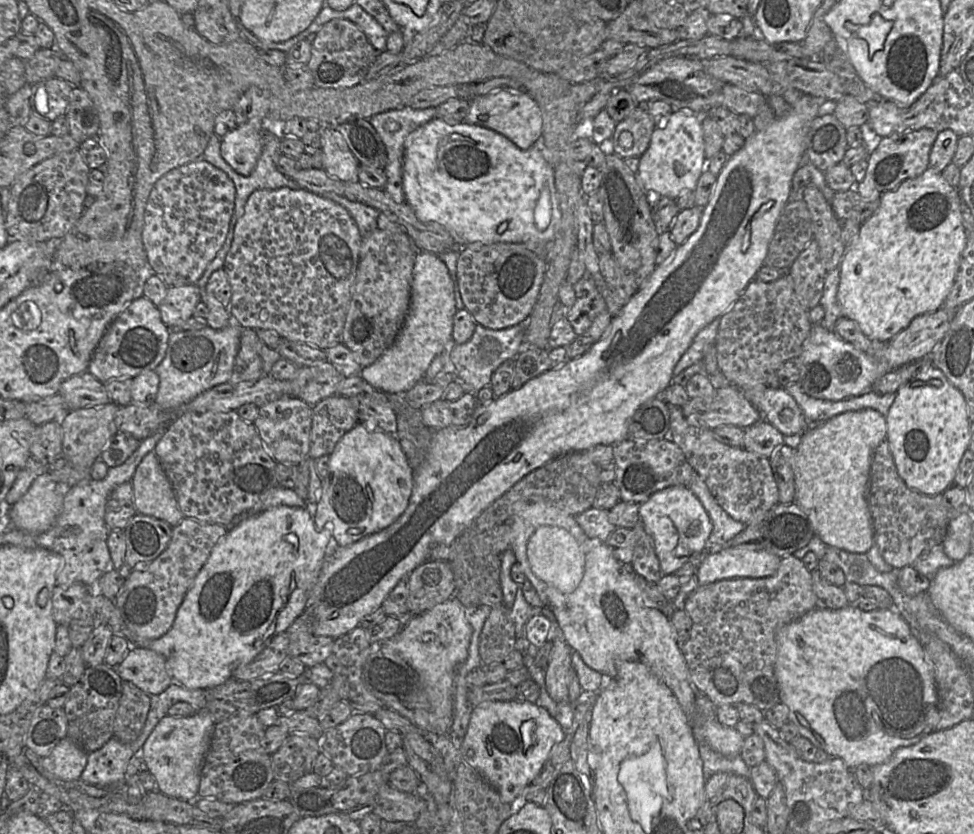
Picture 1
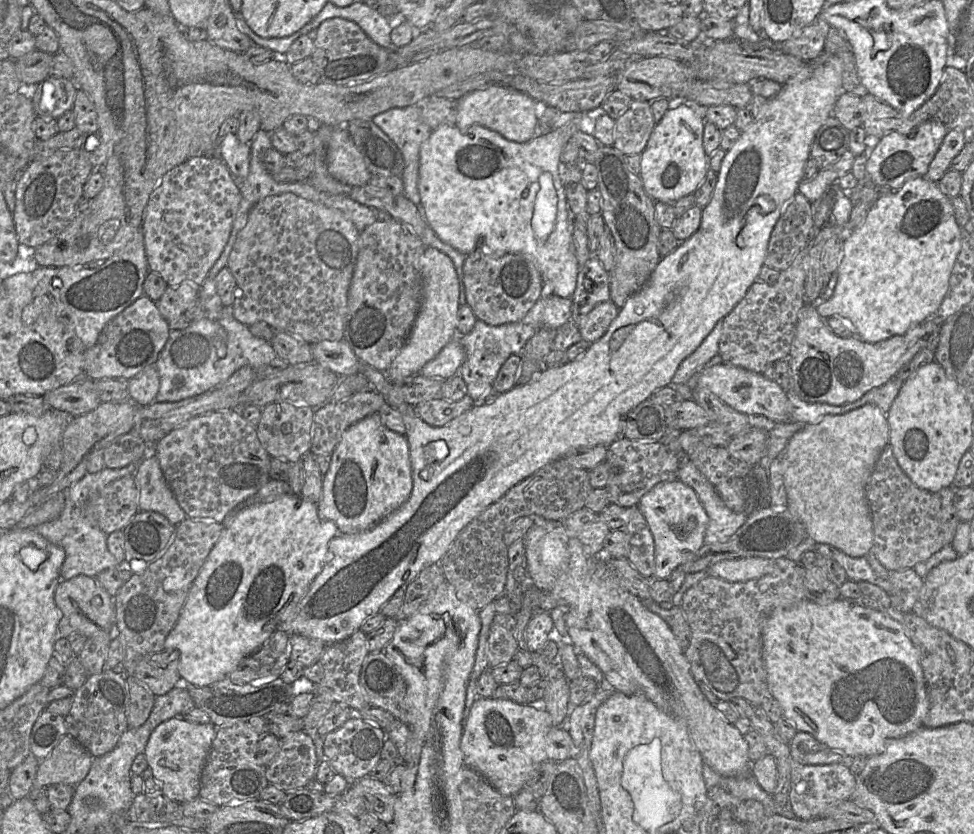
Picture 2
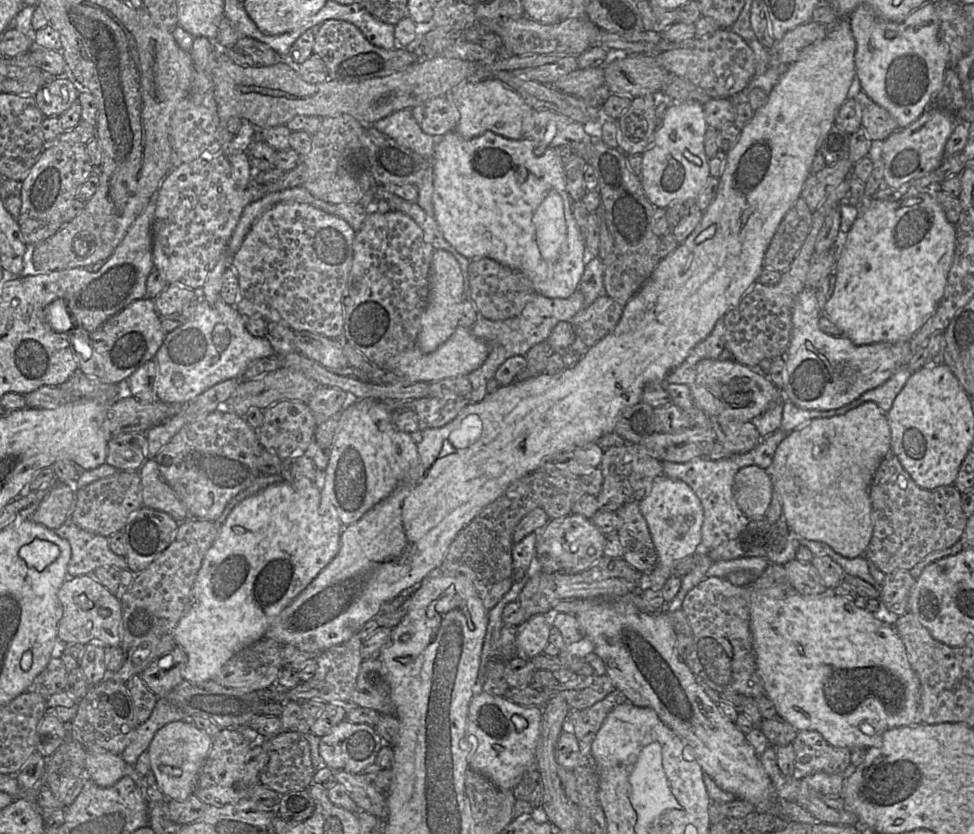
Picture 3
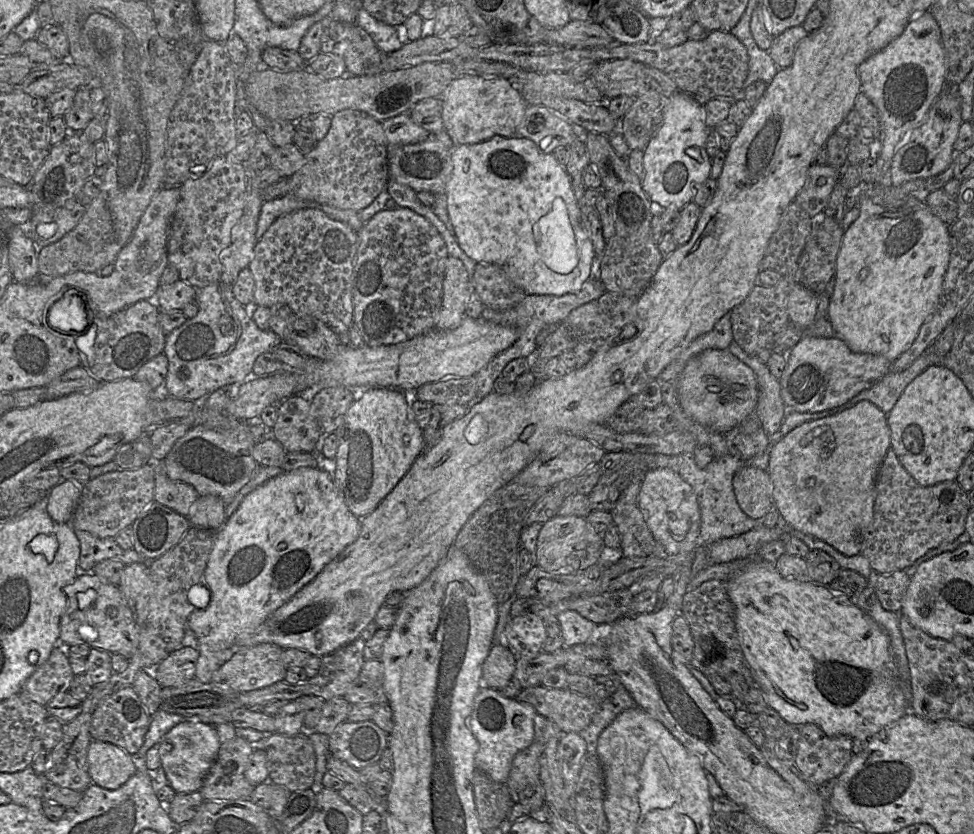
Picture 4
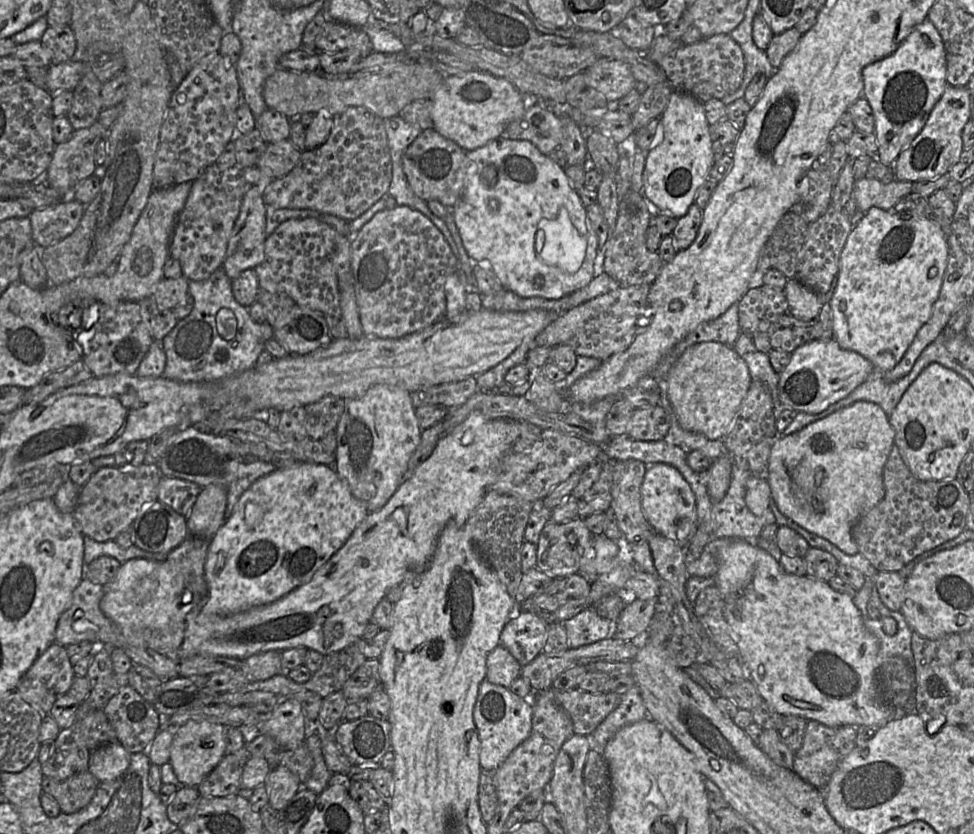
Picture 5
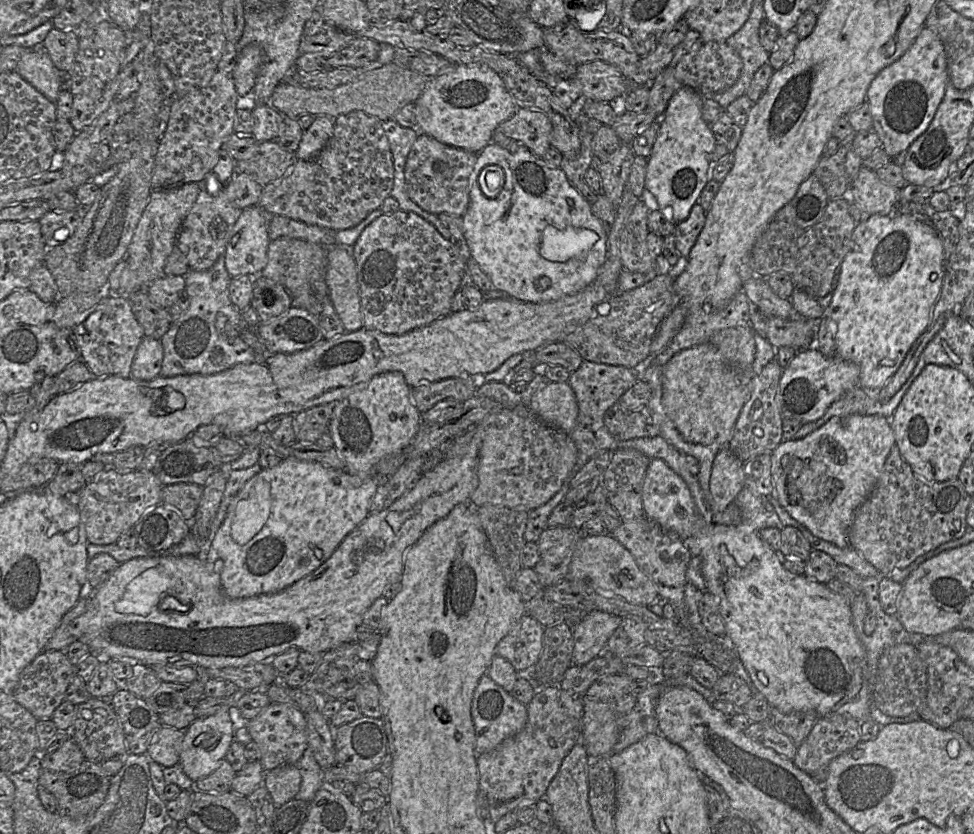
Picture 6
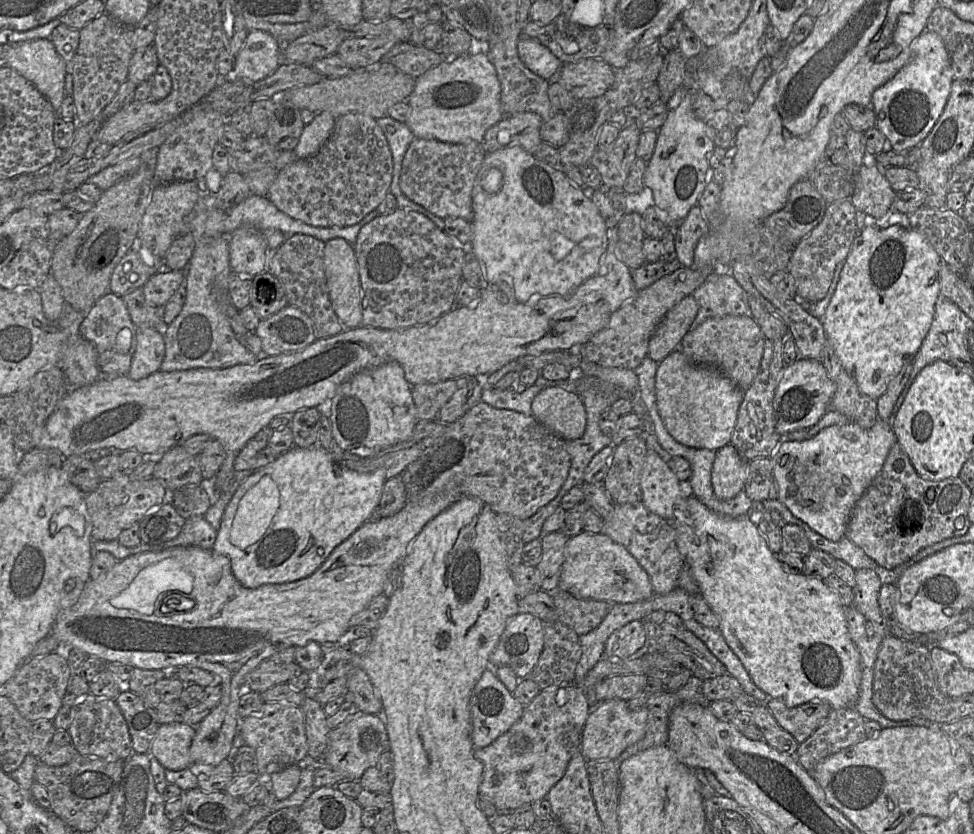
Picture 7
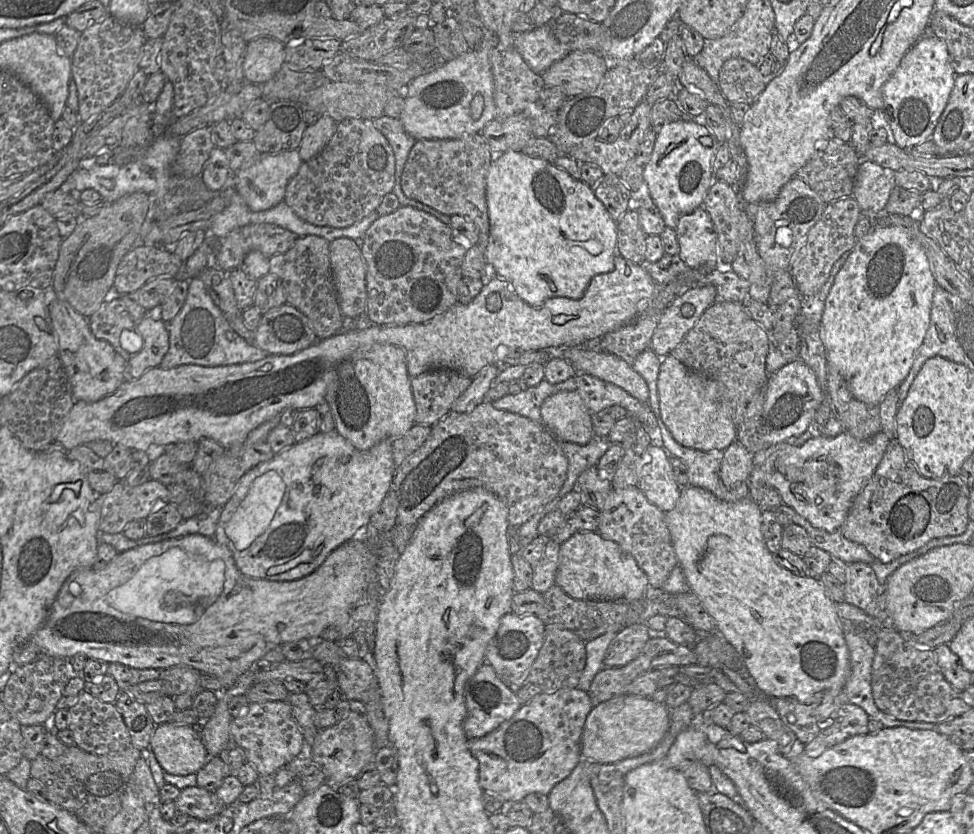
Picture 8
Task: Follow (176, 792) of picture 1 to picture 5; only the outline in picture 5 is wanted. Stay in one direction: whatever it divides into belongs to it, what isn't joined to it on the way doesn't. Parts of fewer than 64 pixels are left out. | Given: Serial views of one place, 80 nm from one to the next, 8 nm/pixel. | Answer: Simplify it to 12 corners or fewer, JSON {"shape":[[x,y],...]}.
{"shape":[[227,727],[173,729],[169,763],[197,787],[225,756]]}

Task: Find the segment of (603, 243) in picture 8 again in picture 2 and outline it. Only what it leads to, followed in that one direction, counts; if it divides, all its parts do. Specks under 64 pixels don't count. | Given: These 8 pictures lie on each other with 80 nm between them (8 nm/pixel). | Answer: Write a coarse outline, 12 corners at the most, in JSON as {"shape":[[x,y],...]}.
{"shape":[[587,112],[526,143],[479,125],[419,153],[426,223],[464,255],[580,267],[559,176]]}

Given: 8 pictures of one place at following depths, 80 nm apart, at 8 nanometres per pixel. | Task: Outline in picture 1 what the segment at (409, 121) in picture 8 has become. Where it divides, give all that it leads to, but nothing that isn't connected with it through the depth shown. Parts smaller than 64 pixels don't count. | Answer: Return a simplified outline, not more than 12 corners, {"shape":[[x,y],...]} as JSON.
{"shape":[[526,92],[469,101],[463,123],[493,130],[519,149],[542,135],[539,105]]}

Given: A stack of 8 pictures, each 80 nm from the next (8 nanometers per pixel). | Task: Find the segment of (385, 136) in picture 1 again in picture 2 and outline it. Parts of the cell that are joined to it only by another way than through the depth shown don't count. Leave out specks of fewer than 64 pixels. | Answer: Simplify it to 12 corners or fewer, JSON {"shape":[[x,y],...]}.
{"shape":[[421,106],[371,121],[400,149],[403,195],[420,206],[419,153],[432,132]]}

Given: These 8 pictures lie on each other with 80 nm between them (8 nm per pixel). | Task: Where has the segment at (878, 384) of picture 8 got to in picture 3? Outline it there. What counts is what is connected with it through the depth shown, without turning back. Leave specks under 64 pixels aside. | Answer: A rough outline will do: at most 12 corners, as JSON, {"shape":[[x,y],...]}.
{"shape":[[935,193],[867,198],[823,314],[910,341],[943,297],[955,226]]}

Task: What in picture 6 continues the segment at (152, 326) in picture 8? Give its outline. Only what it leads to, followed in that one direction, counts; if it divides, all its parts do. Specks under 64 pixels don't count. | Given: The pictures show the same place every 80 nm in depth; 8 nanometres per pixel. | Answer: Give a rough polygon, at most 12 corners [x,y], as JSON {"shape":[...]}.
{"shape":[[145,336],[133,359],[131,377],[160,376],[161,340]]}

